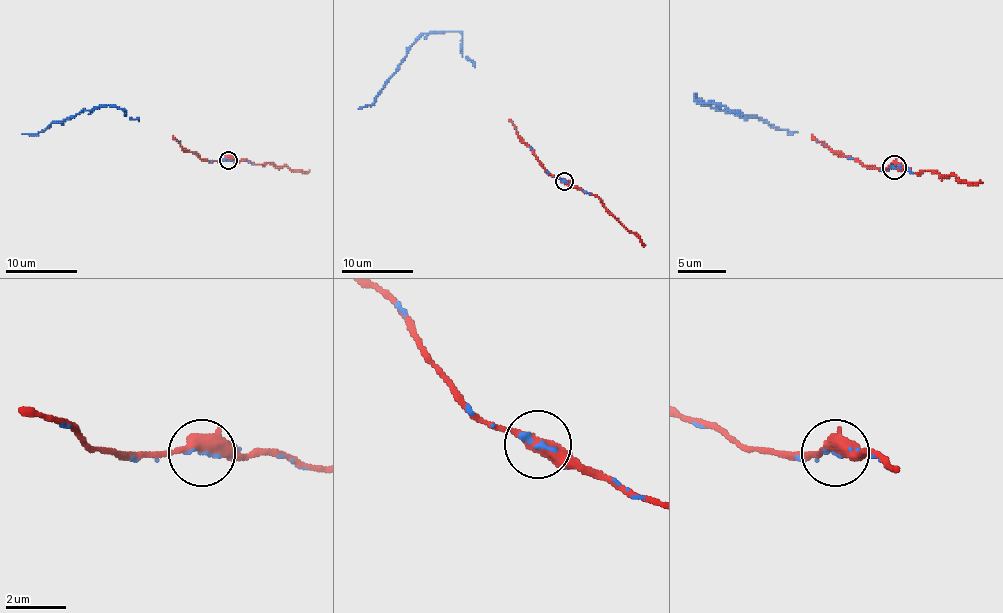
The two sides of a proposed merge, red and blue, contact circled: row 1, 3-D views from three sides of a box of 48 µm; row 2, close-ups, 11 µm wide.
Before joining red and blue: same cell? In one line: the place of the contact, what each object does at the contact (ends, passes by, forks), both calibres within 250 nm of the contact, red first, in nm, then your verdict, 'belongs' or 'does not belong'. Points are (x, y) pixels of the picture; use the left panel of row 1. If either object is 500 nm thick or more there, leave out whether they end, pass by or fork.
(228, 160) | red passes by | blue ends | 440/130 nm | belongs

